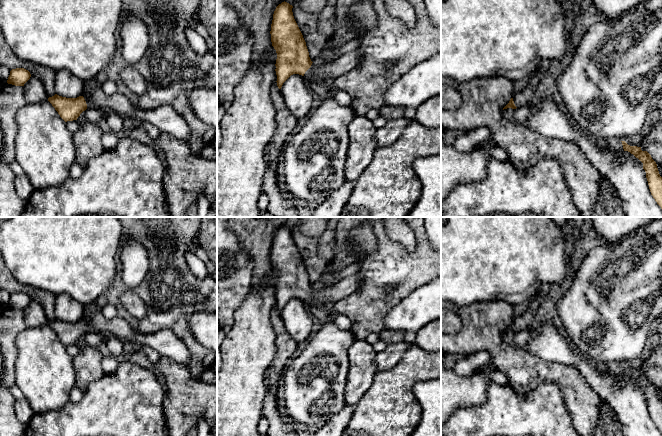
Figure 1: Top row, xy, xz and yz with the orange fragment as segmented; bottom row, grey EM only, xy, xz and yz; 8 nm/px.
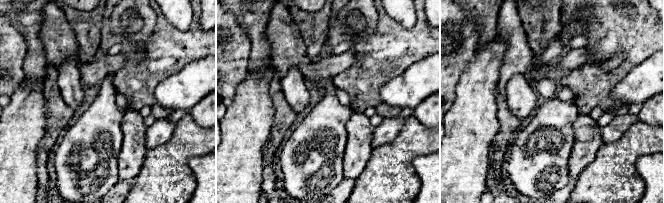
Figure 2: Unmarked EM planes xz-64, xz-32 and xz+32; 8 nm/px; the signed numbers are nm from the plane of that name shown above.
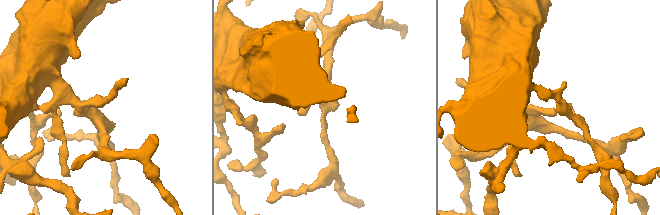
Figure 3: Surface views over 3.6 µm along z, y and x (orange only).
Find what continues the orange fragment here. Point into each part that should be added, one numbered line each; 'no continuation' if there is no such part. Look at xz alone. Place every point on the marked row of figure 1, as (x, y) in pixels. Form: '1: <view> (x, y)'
1: xz (327, 71)

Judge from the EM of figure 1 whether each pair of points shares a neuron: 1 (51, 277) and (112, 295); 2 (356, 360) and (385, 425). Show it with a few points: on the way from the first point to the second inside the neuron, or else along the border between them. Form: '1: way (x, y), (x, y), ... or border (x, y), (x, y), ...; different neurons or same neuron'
1: border (116, 273), (112, 283), (100, 296); different neurons
2: border (377, 372), (368, 390), (354, 406); different neurons

